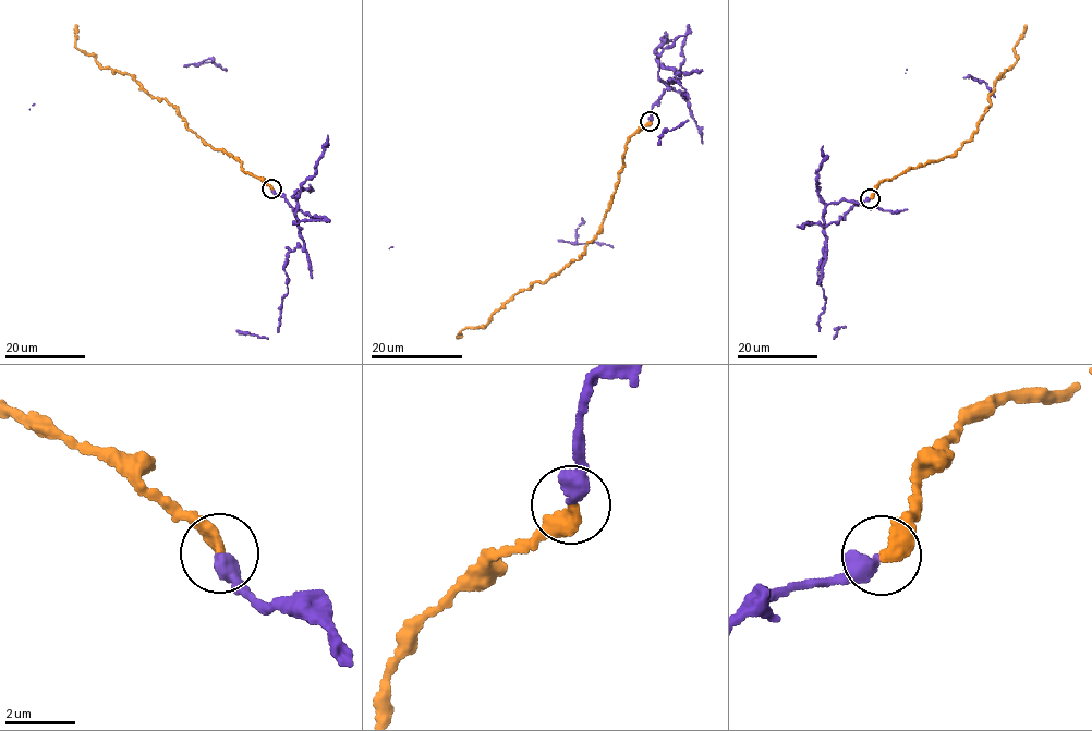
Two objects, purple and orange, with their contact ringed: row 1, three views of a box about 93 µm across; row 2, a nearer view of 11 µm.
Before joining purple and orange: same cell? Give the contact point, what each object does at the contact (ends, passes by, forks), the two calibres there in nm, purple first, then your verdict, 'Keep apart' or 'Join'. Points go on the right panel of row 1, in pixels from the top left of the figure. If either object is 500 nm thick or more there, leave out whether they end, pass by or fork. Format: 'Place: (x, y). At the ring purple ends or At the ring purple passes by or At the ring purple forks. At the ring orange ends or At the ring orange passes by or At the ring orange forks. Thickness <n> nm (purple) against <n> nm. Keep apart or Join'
Place: (870, 198). At the ring purple ends. At the ring orange ends. Thickness 460 nm (purple) against 400 nm. Join

